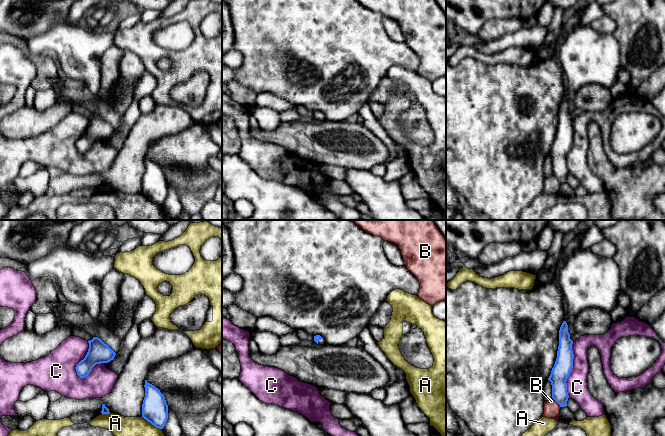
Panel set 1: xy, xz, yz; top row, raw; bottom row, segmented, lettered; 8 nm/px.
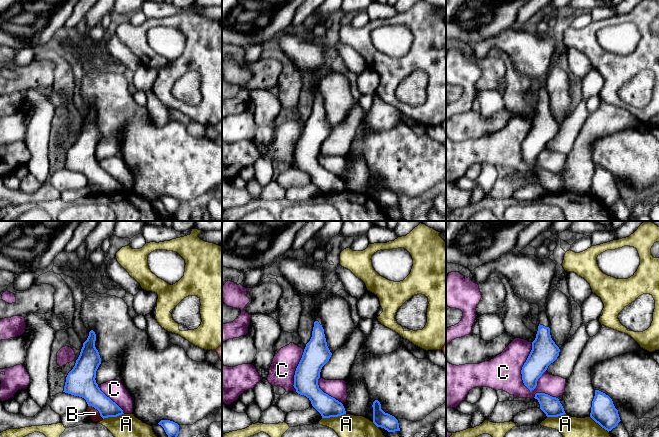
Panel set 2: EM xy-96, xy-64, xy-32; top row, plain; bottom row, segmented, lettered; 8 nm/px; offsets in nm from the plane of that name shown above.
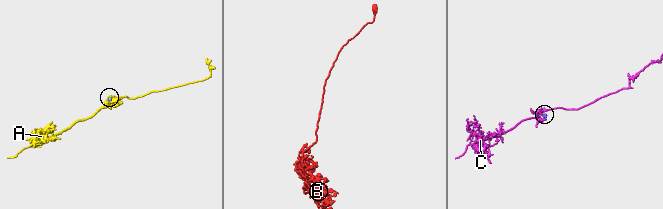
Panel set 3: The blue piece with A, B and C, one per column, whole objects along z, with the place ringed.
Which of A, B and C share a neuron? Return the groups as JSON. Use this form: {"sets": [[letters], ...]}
{"sets": [["A"], ["B"], ["C"]]}

